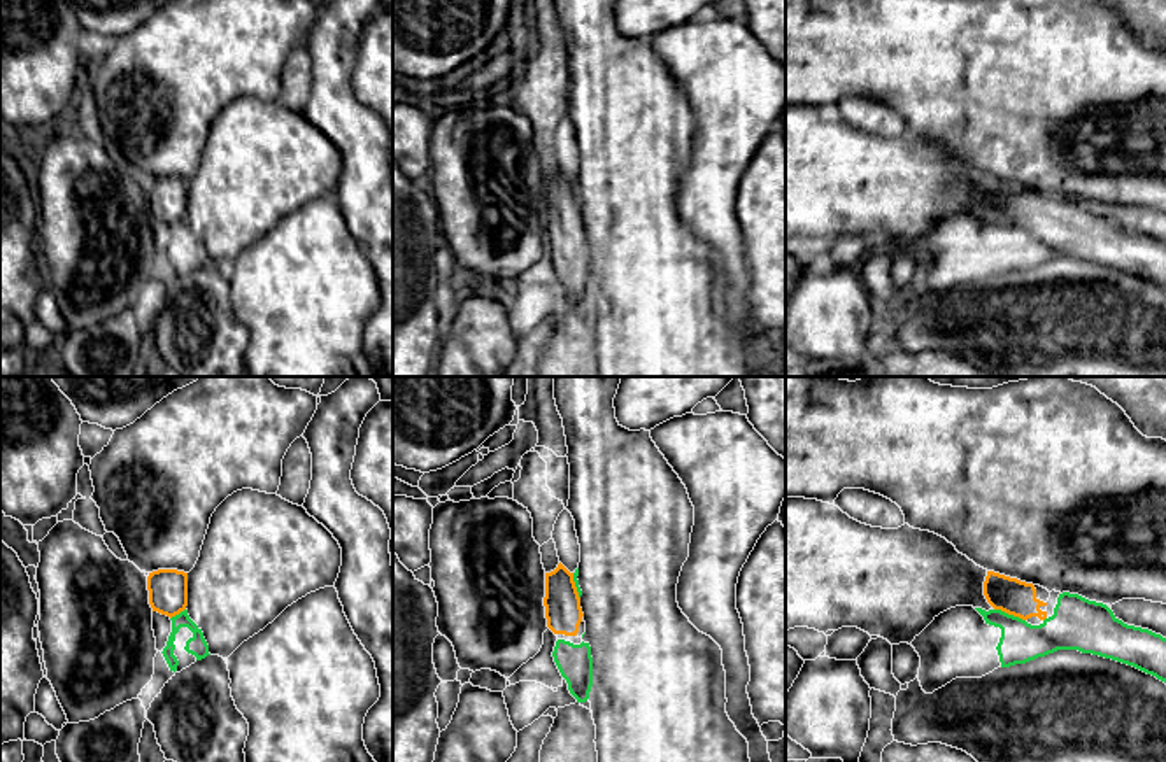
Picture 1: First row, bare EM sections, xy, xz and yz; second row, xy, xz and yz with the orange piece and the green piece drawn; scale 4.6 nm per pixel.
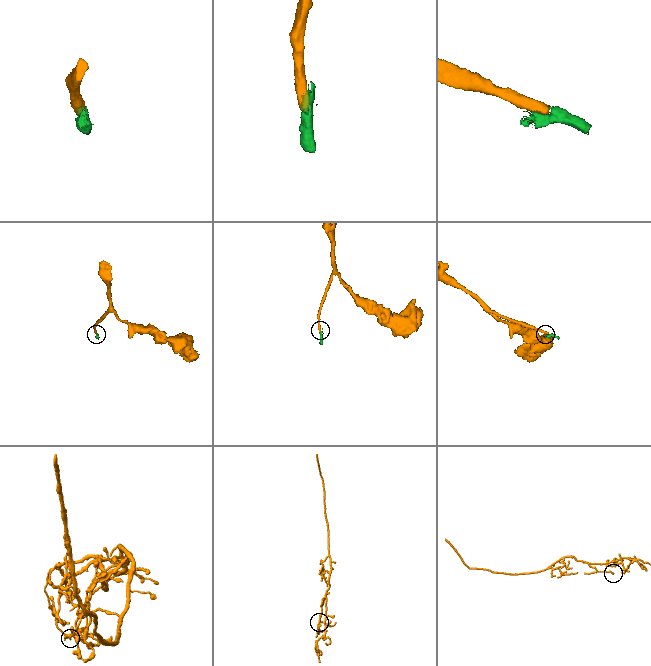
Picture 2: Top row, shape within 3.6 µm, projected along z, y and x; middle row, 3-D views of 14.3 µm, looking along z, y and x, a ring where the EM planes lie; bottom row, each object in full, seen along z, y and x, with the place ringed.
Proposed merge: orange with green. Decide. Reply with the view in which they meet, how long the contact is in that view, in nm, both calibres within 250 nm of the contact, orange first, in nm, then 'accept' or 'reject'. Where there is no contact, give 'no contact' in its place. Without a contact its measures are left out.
contact in yz; length 160 nm; calibres 160 and 190 nm; accept

